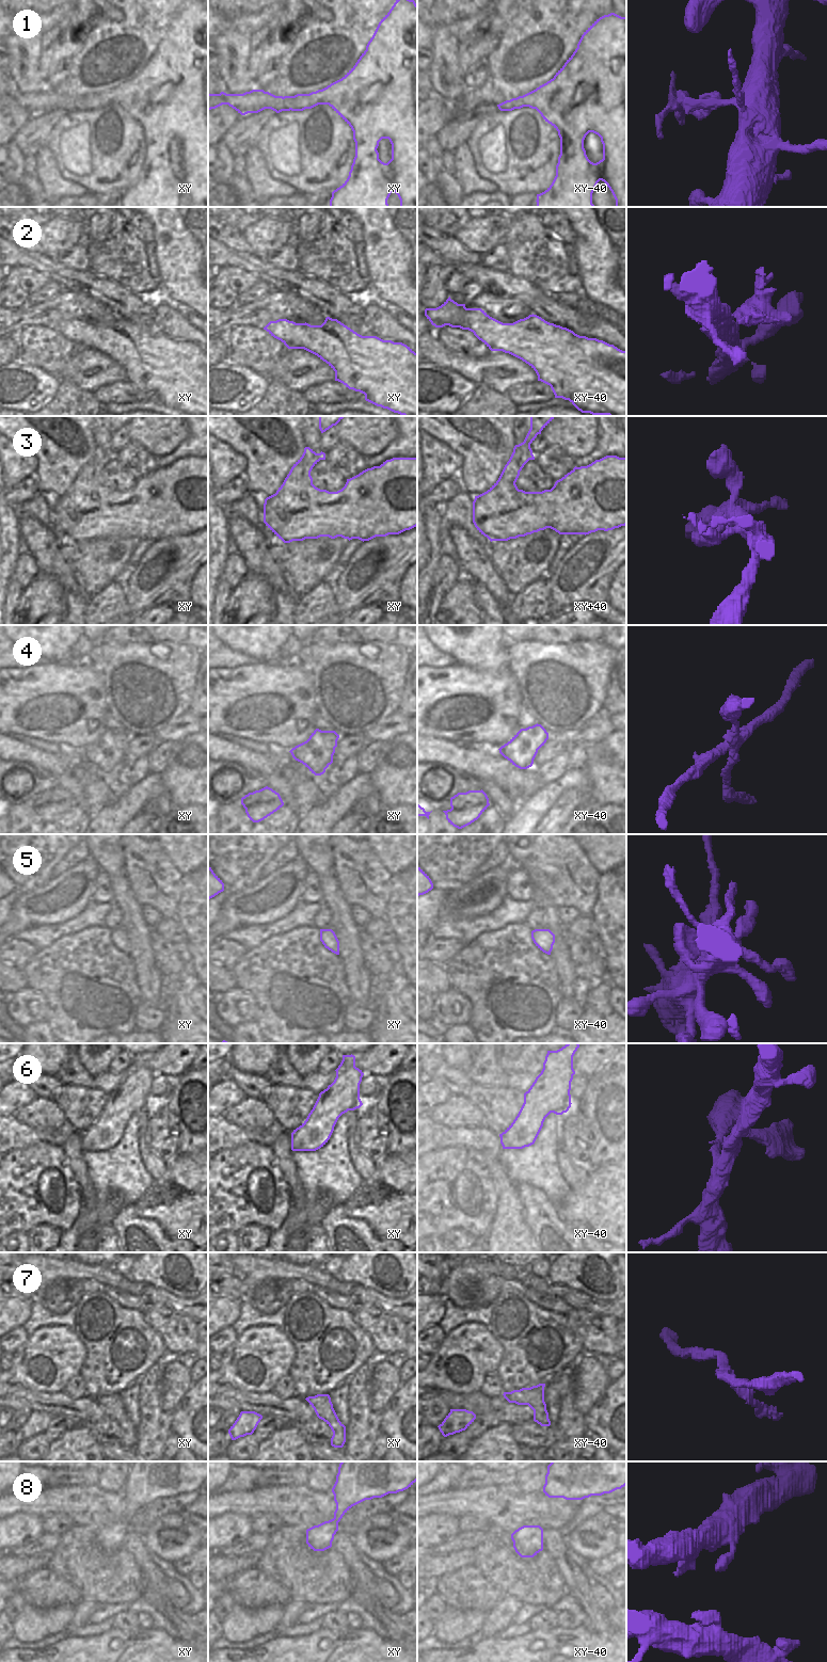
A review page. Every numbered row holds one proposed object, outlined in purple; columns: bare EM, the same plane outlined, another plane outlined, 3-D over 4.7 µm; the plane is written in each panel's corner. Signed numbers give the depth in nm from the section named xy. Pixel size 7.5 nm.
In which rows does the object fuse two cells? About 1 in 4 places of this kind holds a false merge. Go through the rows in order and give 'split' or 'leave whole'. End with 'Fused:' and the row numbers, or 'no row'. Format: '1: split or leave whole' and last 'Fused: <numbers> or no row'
1: split
2: split
3: leave whole
4: split
5: leave whole
6: leave whole
7: leave whole
8: leave whole
Fused: 1, 2, 4

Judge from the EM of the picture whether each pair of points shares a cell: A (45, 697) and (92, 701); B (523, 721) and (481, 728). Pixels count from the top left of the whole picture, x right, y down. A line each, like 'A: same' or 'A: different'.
A: same
B: different

